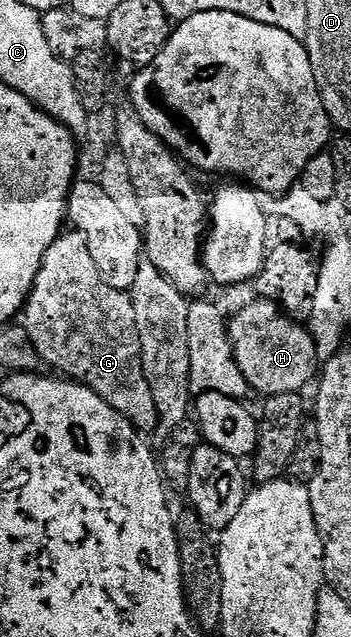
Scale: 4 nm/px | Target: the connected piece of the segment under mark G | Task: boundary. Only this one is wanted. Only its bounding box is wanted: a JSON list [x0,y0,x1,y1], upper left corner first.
[23,233,157,431]

